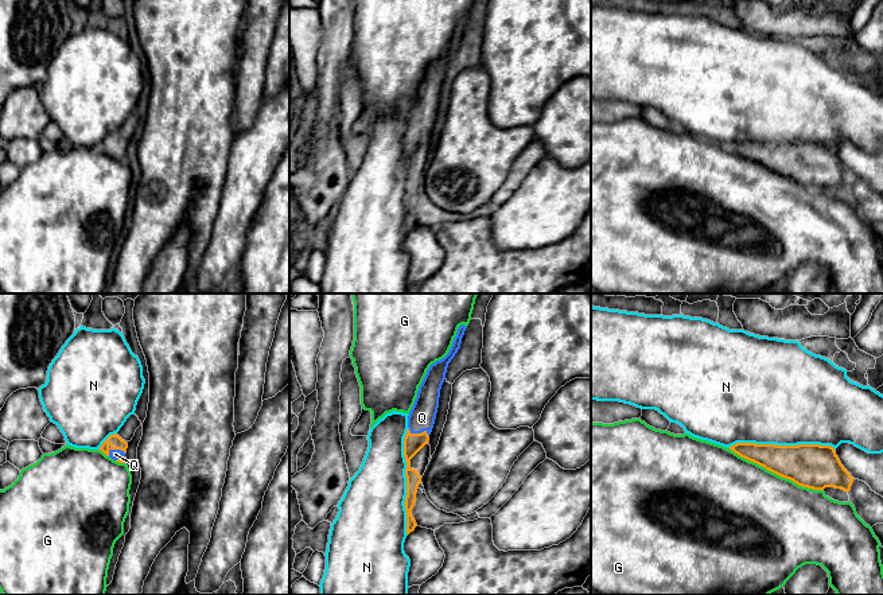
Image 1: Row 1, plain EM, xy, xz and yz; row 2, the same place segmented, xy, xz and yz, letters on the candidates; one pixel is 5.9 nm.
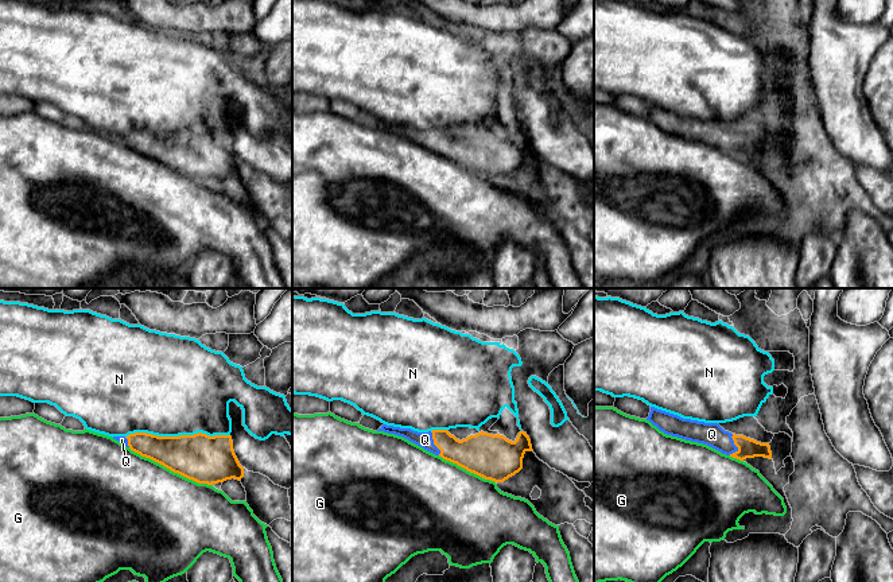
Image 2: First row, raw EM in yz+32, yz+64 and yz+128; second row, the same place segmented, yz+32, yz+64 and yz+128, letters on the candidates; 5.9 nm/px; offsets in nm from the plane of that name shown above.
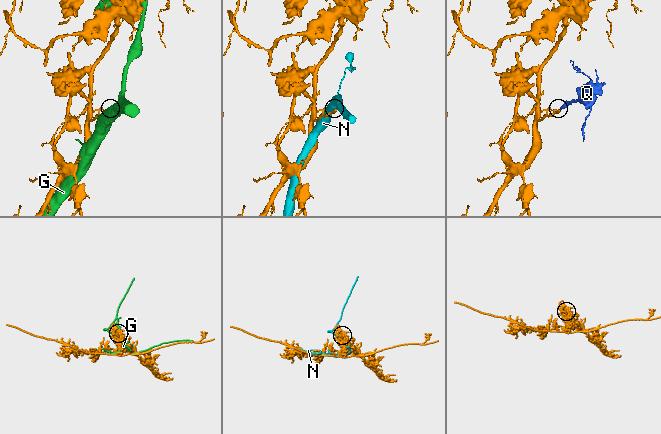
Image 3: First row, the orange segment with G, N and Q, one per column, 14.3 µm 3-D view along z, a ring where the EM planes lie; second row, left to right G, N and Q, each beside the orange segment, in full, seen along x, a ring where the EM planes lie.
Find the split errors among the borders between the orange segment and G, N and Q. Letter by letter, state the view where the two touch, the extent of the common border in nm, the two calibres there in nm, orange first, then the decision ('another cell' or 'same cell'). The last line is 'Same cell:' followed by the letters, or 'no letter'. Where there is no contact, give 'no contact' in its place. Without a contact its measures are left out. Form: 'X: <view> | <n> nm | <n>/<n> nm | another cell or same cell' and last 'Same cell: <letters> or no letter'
G: yz | 600 nm | 260/480 nm | another cell
N: xz | 650 nm | 110/360 nm | another cell
Q: xy | 120 nm | 80/60 nm | same cell
Same cell: Q

